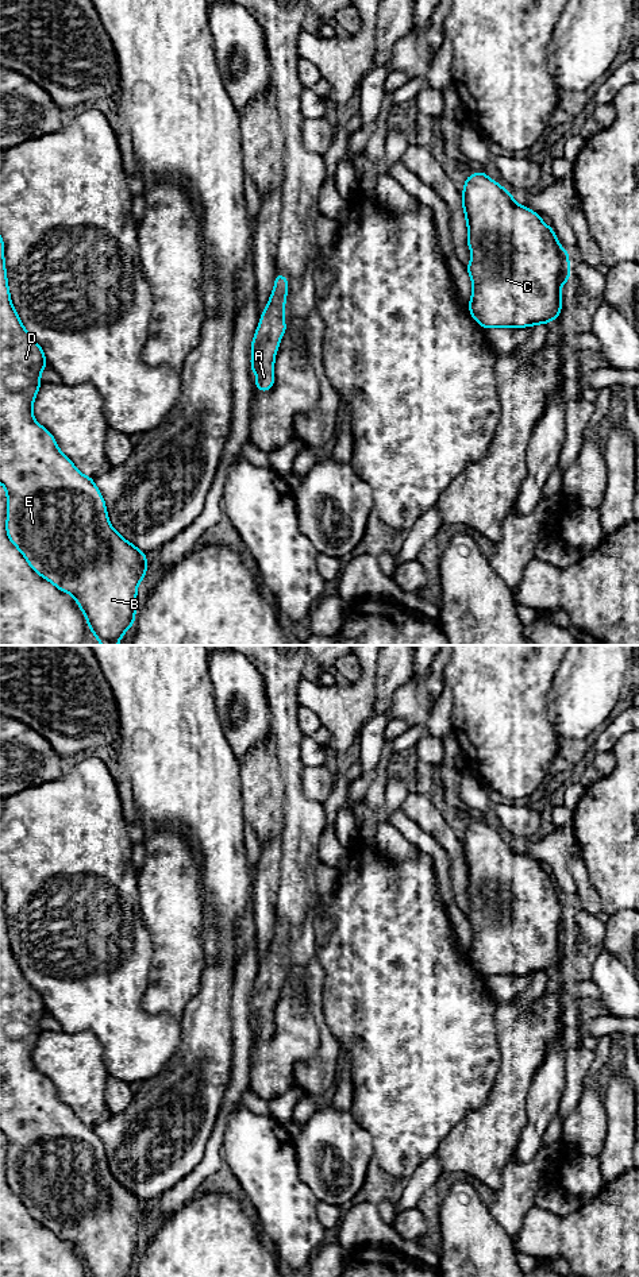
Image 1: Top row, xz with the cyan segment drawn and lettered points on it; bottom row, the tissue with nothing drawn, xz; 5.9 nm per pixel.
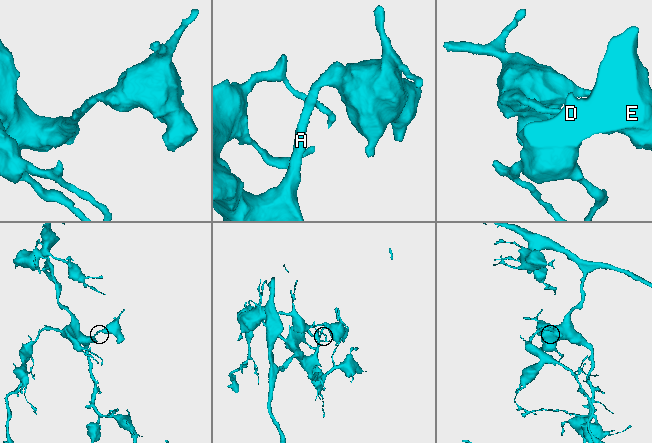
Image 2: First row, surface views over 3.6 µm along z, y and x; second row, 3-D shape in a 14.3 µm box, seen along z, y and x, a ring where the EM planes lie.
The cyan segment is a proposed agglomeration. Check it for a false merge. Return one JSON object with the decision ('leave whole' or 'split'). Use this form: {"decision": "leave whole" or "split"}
{"decision": "leave whole"}

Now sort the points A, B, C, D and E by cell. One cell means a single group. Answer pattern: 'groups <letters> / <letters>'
groups A B C D E

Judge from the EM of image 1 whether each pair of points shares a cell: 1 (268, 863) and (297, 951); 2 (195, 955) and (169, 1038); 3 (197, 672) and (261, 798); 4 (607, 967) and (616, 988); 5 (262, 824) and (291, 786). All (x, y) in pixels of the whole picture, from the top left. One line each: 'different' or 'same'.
1: different
2: different
3: different
4: same
5: different

